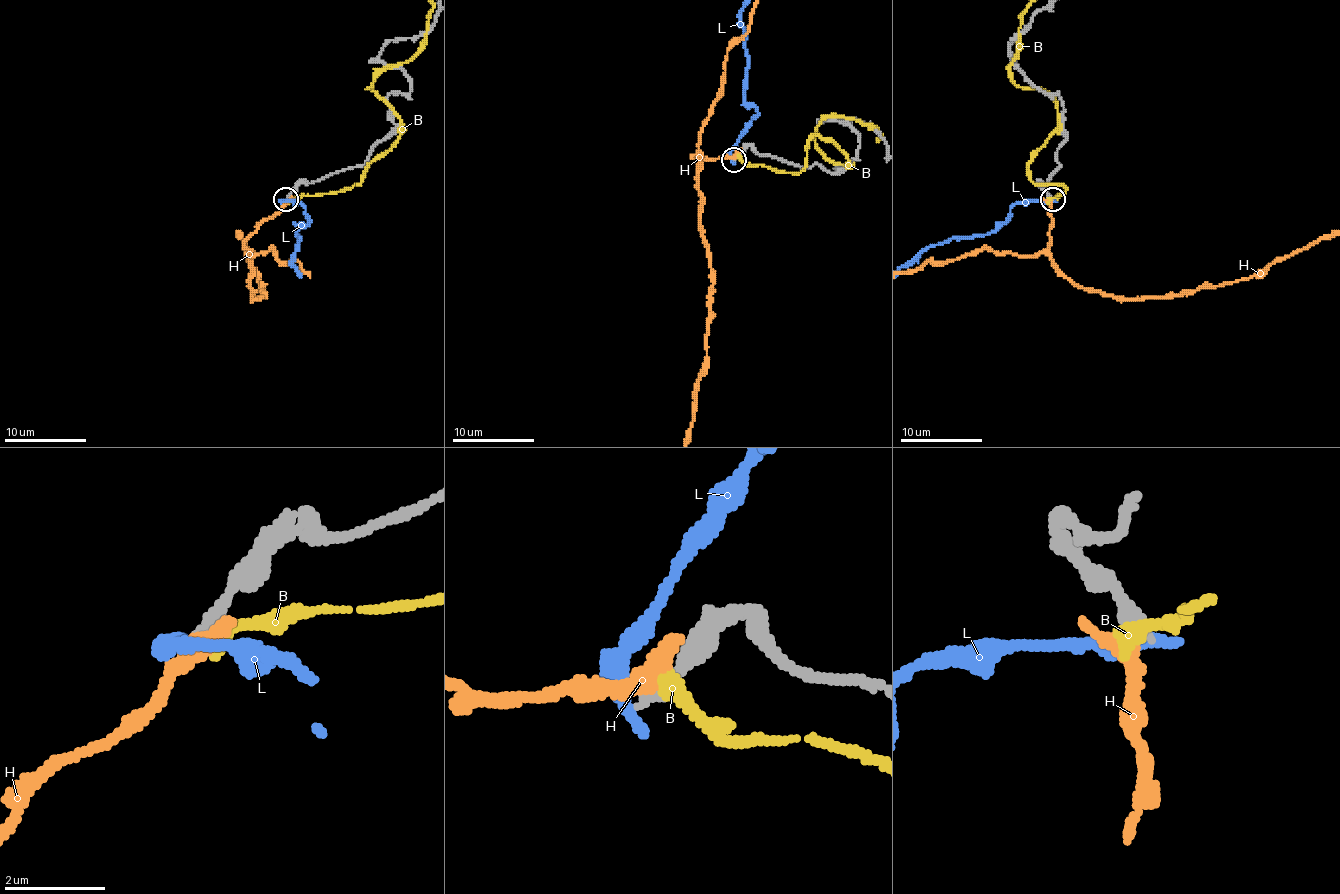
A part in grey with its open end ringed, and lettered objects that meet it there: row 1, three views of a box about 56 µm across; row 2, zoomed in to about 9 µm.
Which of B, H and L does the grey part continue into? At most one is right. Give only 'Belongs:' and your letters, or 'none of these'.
Belongs: none of these

